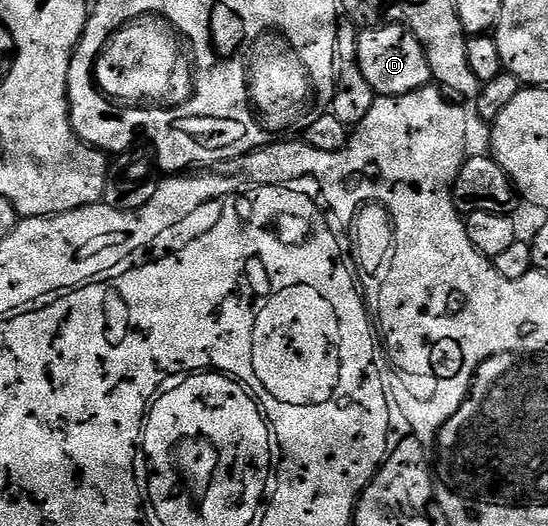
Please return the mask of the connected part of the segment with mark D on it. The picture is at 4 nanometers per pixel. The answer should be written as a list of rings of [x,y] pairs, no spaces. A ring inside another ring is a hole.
[[[382,24],[380,28],[362,28],[357,33],[359,70],[367,78],[367,86],[377,96],[402,96],[430,87],[433,71],[423,46],[401,24]]]

